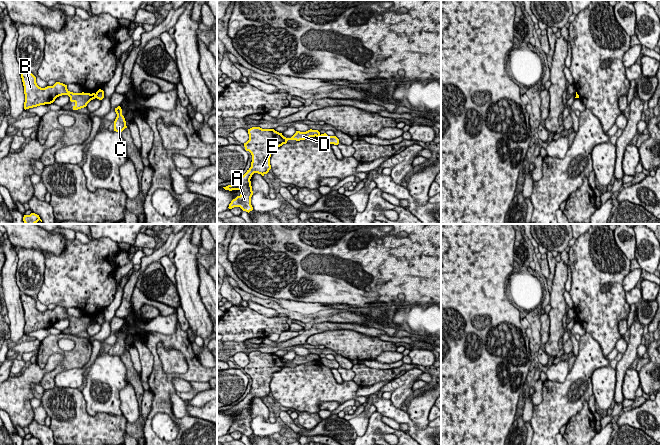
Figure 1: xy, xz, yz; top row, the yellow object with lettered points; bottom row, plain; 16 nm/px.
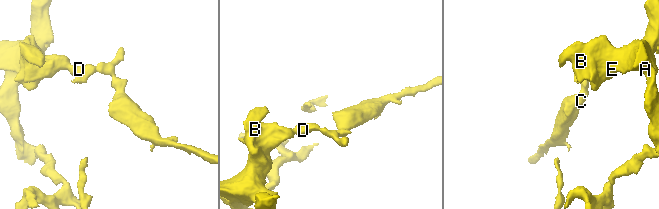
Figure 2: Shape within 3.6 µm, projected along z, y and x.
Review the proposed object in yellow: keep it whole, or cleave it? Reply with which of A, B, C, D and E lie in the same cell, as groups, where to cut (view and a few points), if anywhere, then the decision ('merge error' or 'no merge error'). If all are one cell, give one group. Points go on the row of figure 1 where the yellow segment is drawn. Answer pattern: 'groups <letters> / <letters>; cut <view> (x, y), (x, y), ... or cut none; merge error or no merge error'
groups A B D E / C; cut xy (95, 94), (96, 97); merge error

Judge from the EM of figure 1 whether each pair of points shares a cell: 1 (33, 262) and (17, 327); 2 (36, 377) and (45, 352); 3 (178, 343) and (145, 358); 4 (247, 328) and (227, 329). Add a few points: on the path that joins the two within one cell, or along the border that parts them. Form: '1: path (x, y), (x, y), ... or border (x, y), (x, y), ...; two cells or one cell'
1: border (16, 269), (16, 284), (21, 292); two cells
2: border (60, 354), (52, 354), (42, 368), (36, 363); two cells
3: border (144, 343), (153, 356), (153, 368), (149, 378); two cells
4: path (242, 328), (232, 328); one cell

